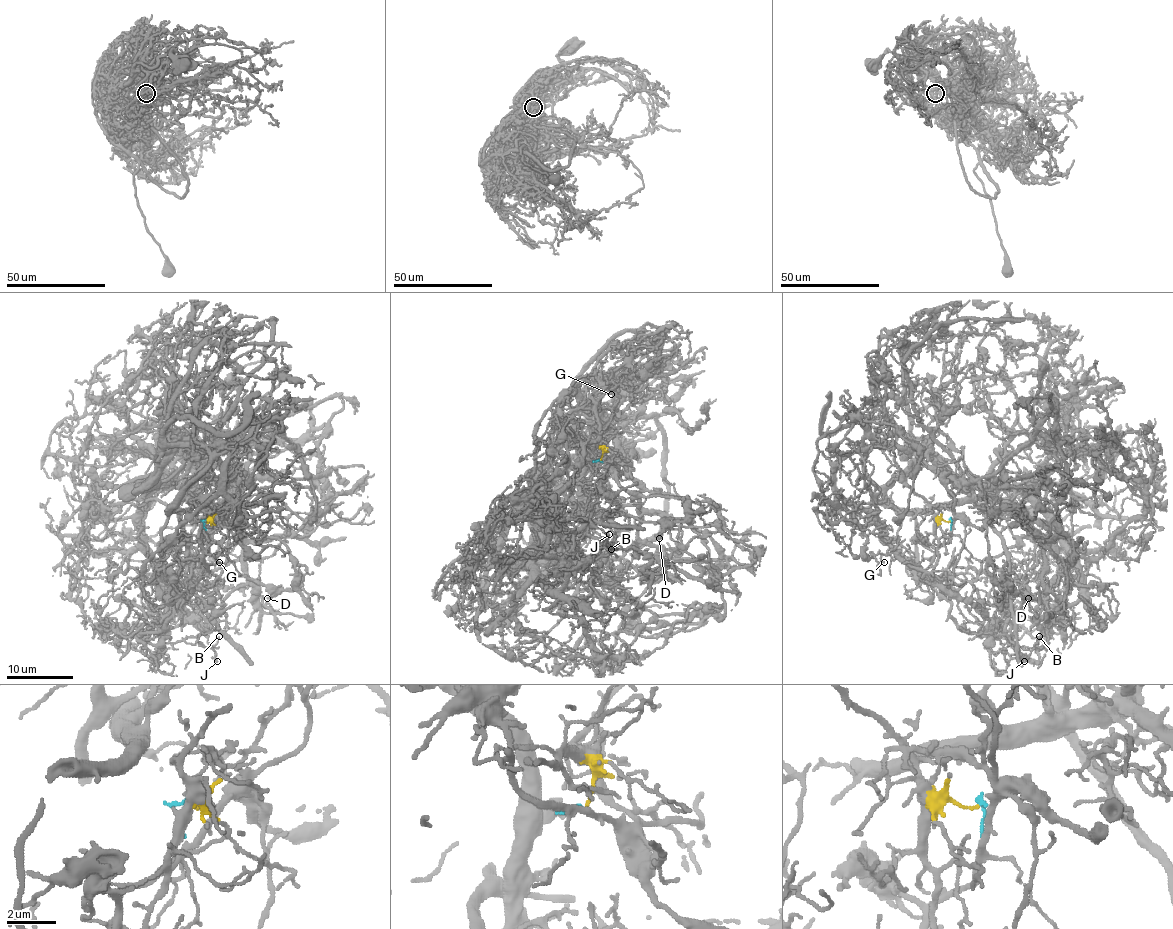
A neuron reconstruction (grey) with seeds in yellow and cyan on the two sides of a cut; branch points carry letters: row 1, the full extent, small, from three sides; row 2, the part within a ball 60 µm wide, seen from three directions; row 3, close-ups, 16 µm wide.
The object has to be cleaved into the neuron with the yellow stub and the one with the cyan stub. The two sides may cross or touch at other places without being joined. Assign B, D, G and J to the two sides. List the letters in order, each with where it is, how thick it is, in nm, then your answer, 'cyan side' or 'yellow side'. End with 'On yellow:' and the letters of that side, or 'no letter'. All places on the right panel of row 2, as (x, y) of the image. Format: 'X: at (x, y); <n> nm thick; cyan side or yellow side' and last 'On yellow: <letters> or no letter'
B: at (1039, 636); 90 nm thick; yellow side
D: at (1028, 598); 110 nm thick; cyan side
G: at (884, 562); 110 nm thick; yellow side
J: at (1024, 661); 90 nm thick; yellow side
On yellow: B, G, J

